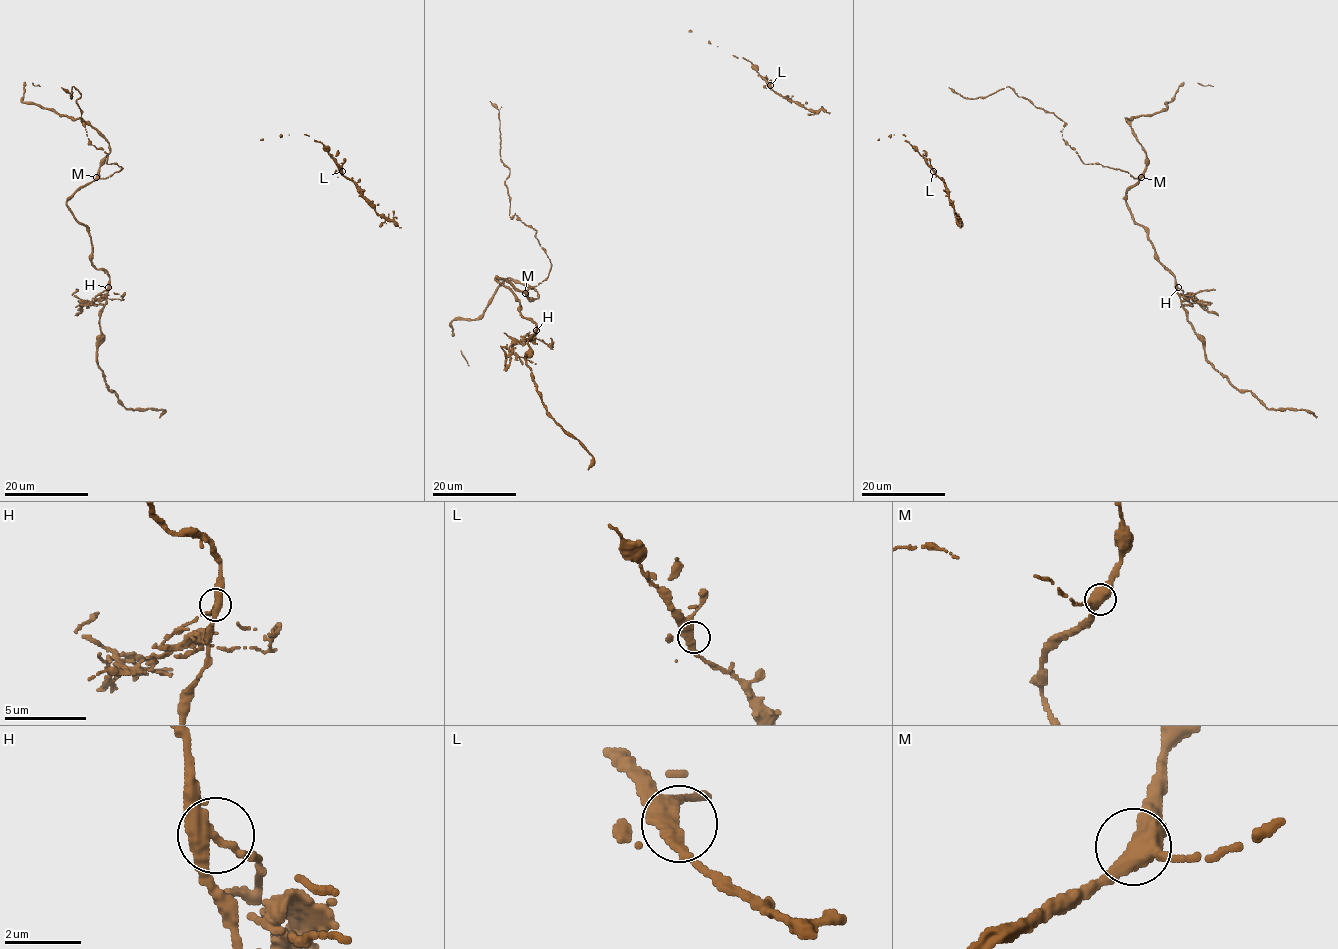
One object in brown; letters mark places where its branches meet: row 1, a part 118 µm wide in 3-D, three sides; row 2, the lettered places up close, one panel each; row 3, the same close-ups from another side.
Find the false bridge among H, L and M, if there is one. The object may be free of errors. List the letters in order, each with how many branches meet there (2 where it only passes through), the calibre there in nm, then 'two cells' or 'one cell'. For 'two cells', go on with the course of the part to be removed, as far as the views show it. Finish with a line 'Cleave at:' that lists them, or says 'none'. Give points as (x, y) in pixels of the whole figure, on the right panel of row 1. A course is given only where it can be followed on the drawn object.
H: 3 branches meet; 320 nm thick; two cells; foreign part runs (1178, 288), (1183, 290), (1183, 296), (1190, 304), (1197, 300), (1196, 294), (1203, 290), (1215, 290)
L: 3 branches meet; 320 nm thick; one cell
M: 3 branches meet; 380 nm thick; one cell
Cleave at: H

